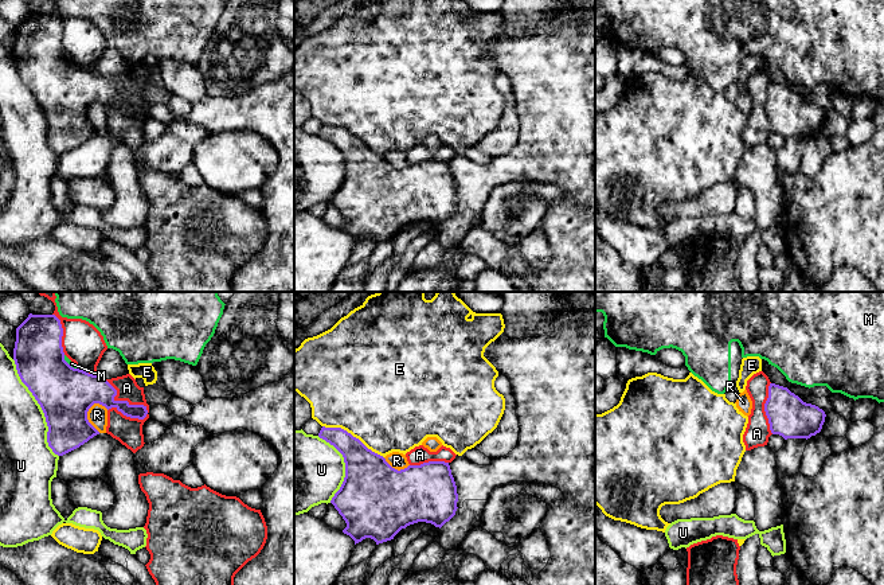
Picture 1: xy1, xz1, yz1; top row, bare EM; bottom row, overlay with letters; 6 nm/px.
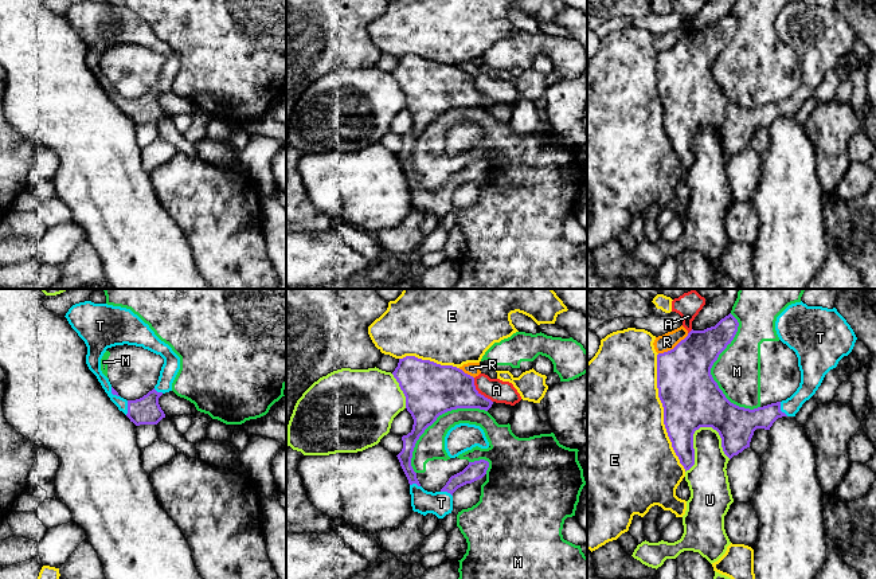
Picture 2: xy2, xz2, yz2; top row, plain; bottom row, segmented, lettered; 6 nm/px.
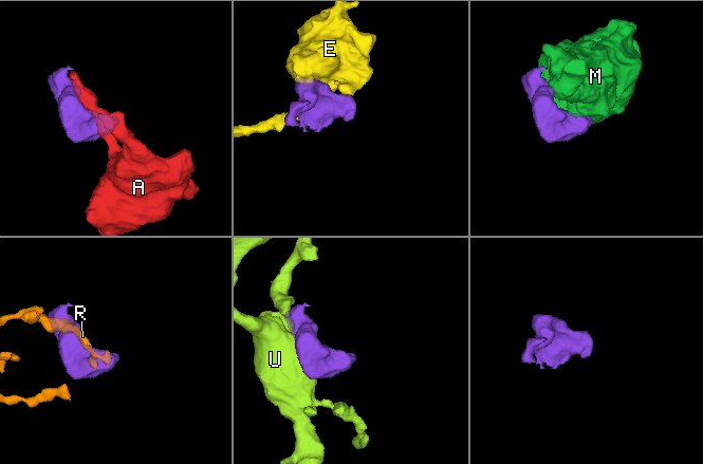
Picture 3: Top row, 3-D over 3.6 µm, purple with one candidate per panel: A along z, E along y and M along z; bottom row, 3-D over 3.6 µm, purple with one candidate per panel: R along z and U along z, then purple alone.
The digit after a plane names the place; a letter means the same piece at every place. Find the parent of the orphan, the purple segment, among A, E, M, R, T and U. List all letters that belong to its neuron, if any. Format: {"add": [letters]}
{"add": ["T"]}

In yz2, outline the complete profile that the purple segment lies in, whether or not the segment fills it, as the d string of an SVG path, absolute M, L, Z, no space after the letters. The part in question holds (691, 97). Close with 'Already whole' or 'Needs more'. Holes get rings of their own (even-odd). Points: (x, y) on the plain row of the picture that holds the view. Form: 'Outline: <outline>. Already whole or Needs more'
Outline: M802 0L789 4L777 16L775 30L779 39L798 56L799 86L786 99L750 109L731 102L711 74L713 62L731 43L738 26L738 19L730 12L715 26L704 30L692 28L673 48L657 54L657 87L664 106L664 124L685 171L695 164L693 133L696 129L700 126L716 129L721 137L723 150L731 159L750 146L756 128L770 129L778 117L795 116L802 103L816 93L825 74L852 51L857 39L853 28L836 7L807 5Z. Needs more

